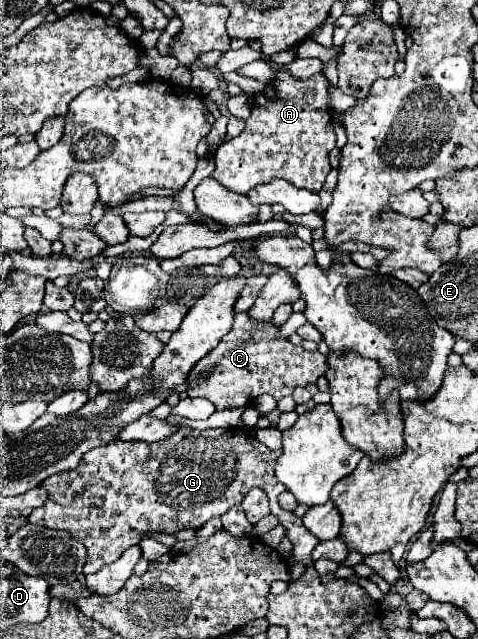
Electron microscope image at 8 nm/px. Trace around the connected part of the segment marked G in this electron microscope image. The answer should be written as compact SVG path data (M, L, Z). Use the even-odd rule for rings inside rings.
M183 426L177 434L163 442L111 442L109 446L101 446L97 450L89 450L85 458L81 460L81 466L77 470L69 470L65 474L55 474L53 478L47 478L41 486L49 492L47 502L41 508L35 508L29 516L31 524L41 524L45 528L61 528L67 530L73 538L85 544L87 562L83 566L85 574L97 572L101 566L111 564L117 560L127 548L139 544L145 532L165 532L175 534L185 528L201 528L207 520L215 516L223 516L229 508L243 502L243 496L251 488L261 488L271 502L271 512L279 518L281 526L287 530L289 540L293 542L293 558L297 562L305 562L307 566L313 564L311 552L319 544L309 530L303 528L301 518L297 518L293 512L283 512L279 508L277 496L285 492L285 486L281 486L273 474L275 462L277 462L279 450L269 450L259 440L251 438L241 428L215 428L215 430L193 430Z

